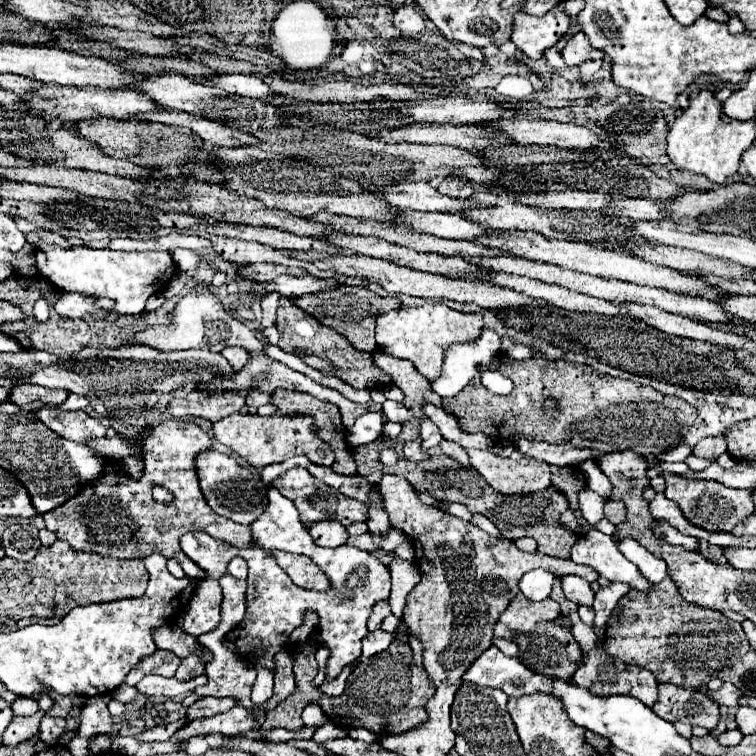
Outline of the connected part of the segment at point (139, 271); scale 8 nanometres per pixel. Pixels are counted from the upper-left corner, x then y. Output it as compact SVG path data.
M41 245L37 249L37 269L41 277L61 291L79 291L95 297L109 297L115 305L115 315L137 315L145 309L151 295L161 293L171 275L177 271L173 259L165 251L111 251L73 247L61 249L57 245Z

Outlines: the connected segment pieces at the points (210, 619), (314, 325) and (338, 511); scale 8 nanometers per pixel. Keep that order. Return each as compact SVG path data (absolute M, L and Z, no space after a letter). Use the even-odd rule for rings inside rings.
M201 581L201 585L195 589L191 601L185 607L185 613L181 617L181 629L185 629L193 637L213 631L219 623L221 599L223 593L217 581Z
M279 299L279 307L277 307L277 329L281 333L279 339L279 347L285 353L313 353L321 359L331 361L331 365L335 367L337 377L341 377L345 383L349 383L355 389L371 389L371 361L363 361L361 365L355 365L355 349L353 345L349 345L349 341L345 341L343 335L339 335L337 331L321 325L315 317L303 313L291 299ZM363 375L367 381L363 381Z
M301 467L289 469L283 475L279 475L273 481L273 485L279 489L279 493L283 497L287 497L295 503L295 507L299 511L299 517L301 517L301 523L305 523L305 525L313 525L317 521L331 521L333 519L333 521L339 521L345 527L349 527L355 521L367 521L367 505L365 503L337 493L337 489L333 489L333 487L325 485L323 481L315 479L307 469L301 469Z

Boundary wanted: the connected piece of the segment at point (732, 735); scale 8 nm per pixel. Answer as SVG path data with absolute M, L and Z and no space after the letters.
M731 729L731 731L725 731L717 737L717 741L723 745L723 747L731 747L731 745L737 745L739 741L743 739L743 733L739 729Z

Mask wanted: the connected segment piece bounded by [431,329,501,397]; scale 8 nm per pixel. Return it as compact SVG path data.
M483 329L481 337L467 345L449 345L449 349L445 349L441 375L431 383L431 389L439 397L453 397L479 373L481 365L489 365L499 345L501 339L491 329Z

